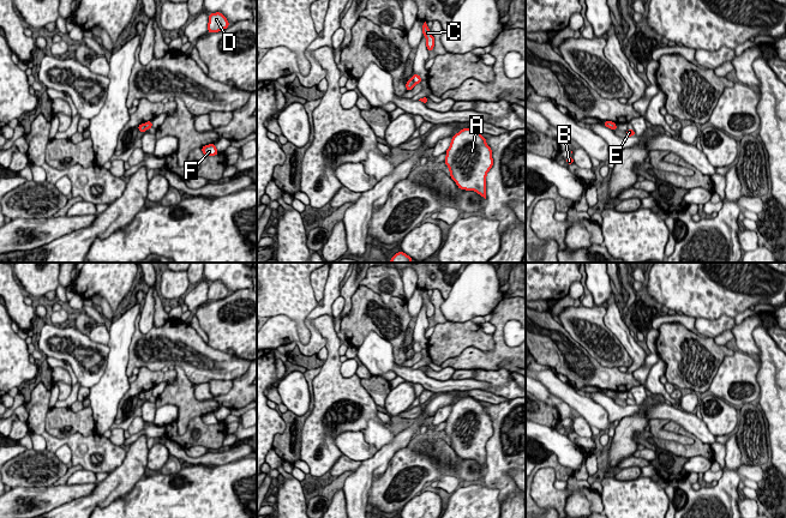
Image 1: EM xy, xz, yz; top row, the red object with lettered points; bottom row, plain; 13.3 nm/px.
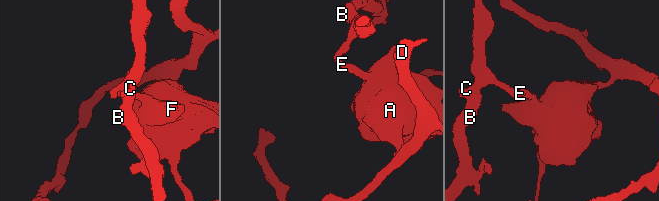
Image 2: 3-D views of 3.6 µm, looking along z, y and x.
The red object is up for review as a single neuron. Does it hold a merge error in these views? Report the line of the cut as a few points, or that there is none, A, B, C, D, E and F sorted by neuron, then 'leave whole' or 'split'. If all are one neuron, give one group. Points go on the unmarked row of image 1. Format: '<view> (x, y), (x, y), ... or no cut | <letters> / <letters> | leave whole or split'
xy (143, 392), (146, 397) | A D E F / B C | split

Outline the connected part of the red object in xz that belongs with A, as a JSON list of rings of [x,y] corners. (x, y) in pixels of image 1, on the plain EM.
[[[462,397],[452,404],[444,430],[460,458],[475,459],[486,468],[486,444],[493,435],[493,427],[480,400]]]

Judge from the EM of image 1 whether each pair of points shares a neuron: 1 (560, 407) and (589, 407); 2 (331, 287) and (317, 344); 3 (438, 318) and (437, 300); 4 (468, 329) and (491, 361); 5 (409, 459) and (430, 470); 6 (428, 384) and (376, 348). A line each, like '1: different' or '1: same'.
1: different
2: same
3: same
4: different
5: same
6: same

